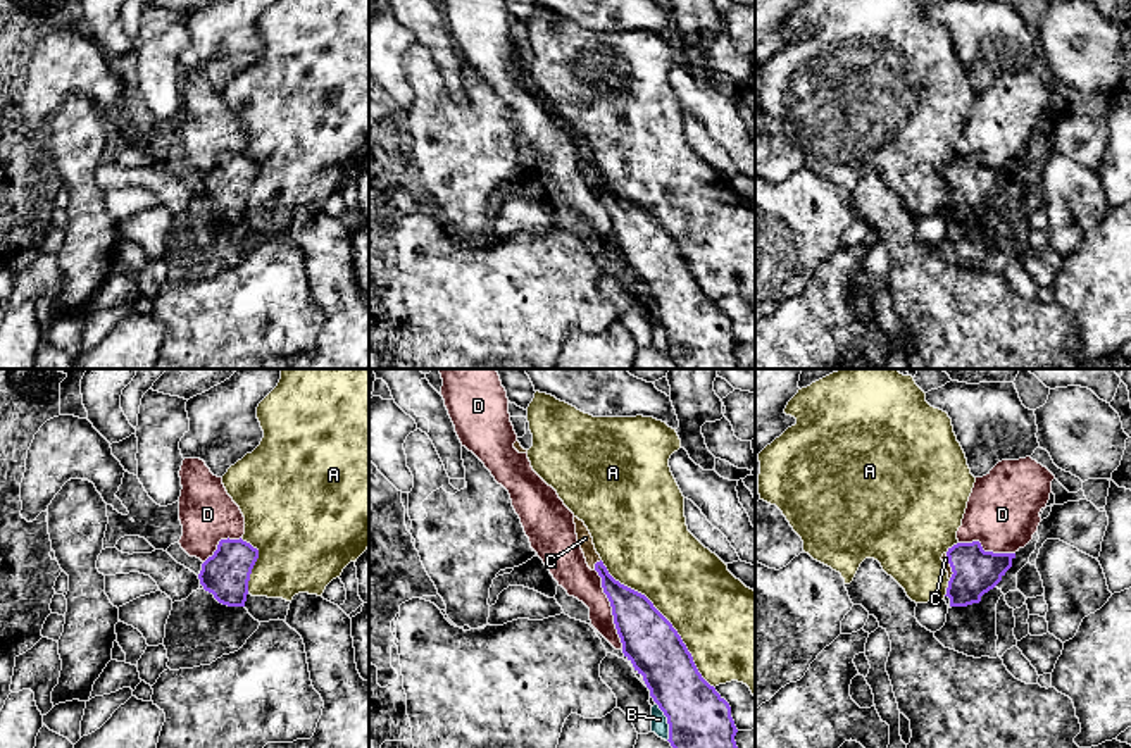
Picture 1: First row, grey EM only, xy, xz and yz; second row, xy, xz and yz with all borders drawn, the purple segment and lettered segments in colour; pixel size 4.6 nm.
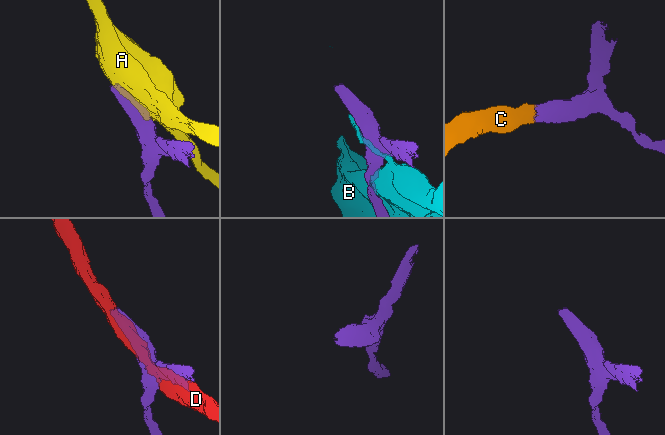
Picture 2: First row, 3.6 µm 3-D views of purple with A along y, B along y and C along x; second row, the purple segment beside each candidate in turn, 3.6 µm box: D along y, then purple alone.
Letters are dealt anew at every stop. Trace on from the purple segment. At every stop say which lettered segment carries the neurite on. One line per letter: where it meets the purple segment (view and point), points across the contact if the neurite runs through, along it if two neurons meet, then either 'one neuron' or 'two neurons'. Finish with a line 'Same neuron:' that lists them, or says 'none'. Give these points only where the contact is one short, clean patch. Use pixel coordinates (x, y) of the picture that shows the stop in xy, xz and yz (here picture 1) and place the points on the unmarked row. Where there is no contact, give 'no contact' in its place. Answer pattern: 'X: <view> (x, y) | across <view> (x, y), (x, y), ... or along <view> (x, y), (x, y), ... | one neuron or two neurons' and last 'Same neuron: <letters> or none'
A: xz (666, 233) | two neurons
B: xz (668, 336) | two neurons
C: xz (595, 178) | across xz (628, 219), (595, 178), (585, 152) | one neuron
D: xz (612, 223) | two neurons
Same neuron: C

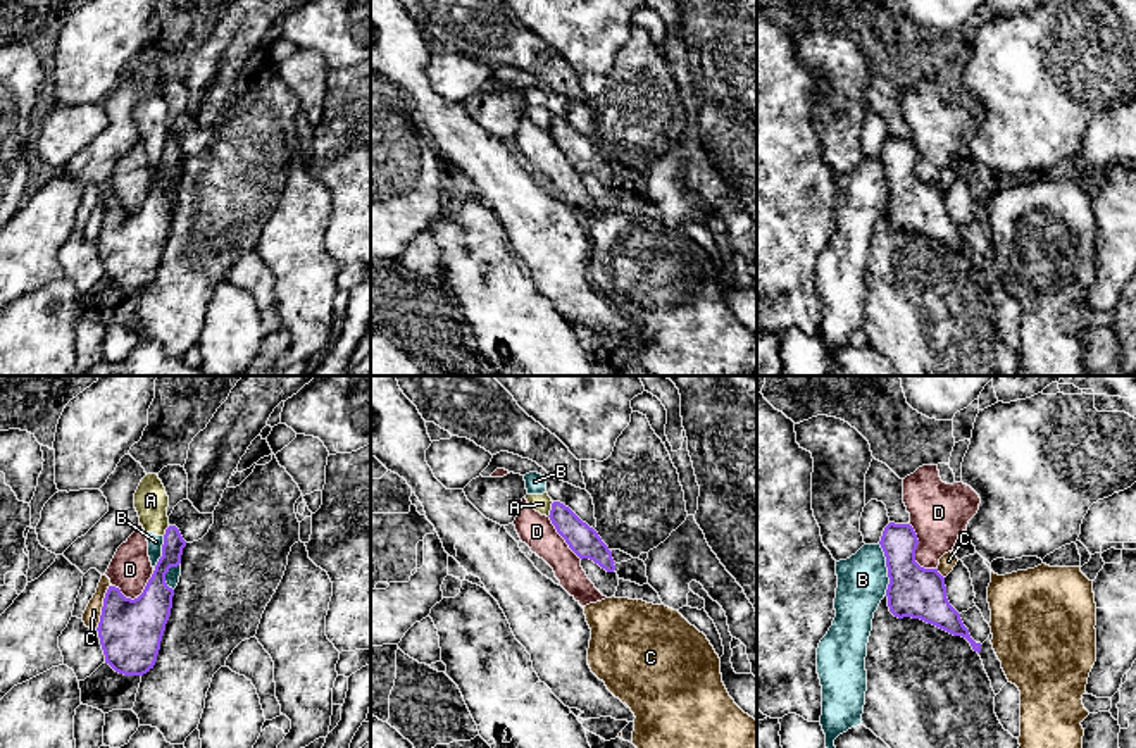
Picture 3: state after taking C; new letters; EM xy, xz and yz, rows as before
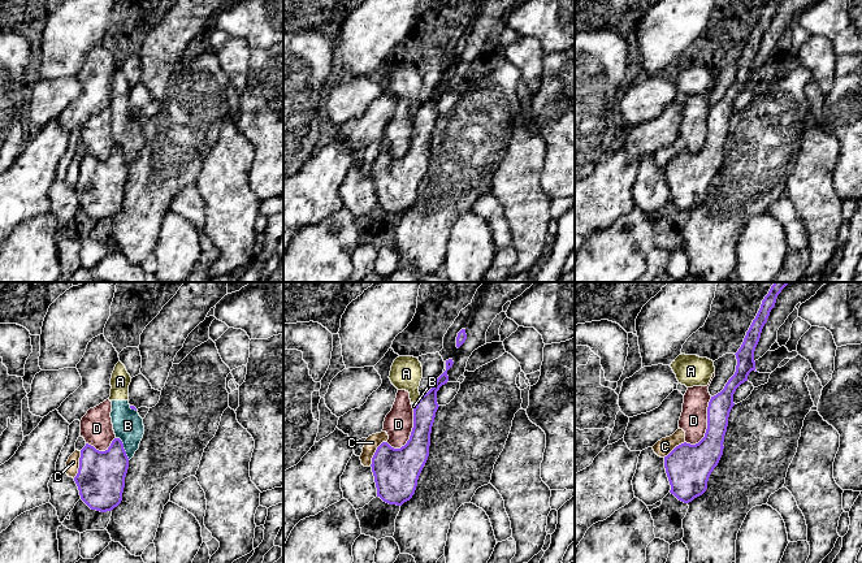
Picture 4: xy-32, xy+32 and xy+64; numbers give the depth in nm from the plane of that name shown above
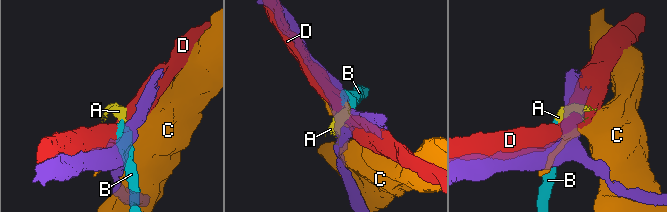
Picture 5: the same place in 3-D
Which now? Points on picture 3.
A: xz (552, 123) | along xz (554, 116), (547, 130) | two neurons
B: yz (888, 183) | two neurons
C: xy (102, 221) | two neurons
D: yz (914, 168) | two neurons
Same neuron: none

